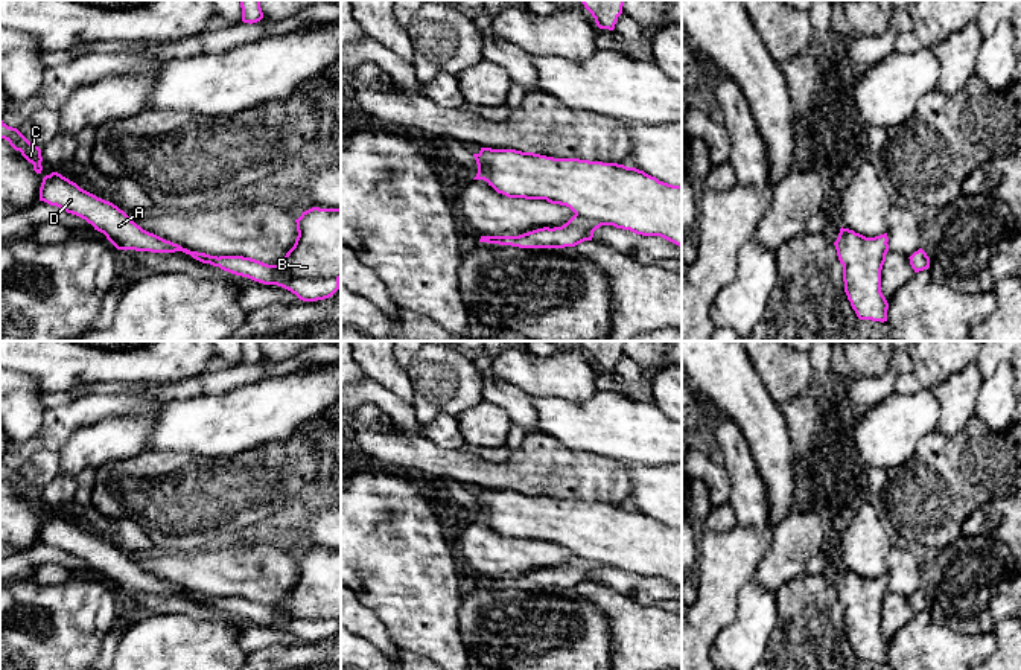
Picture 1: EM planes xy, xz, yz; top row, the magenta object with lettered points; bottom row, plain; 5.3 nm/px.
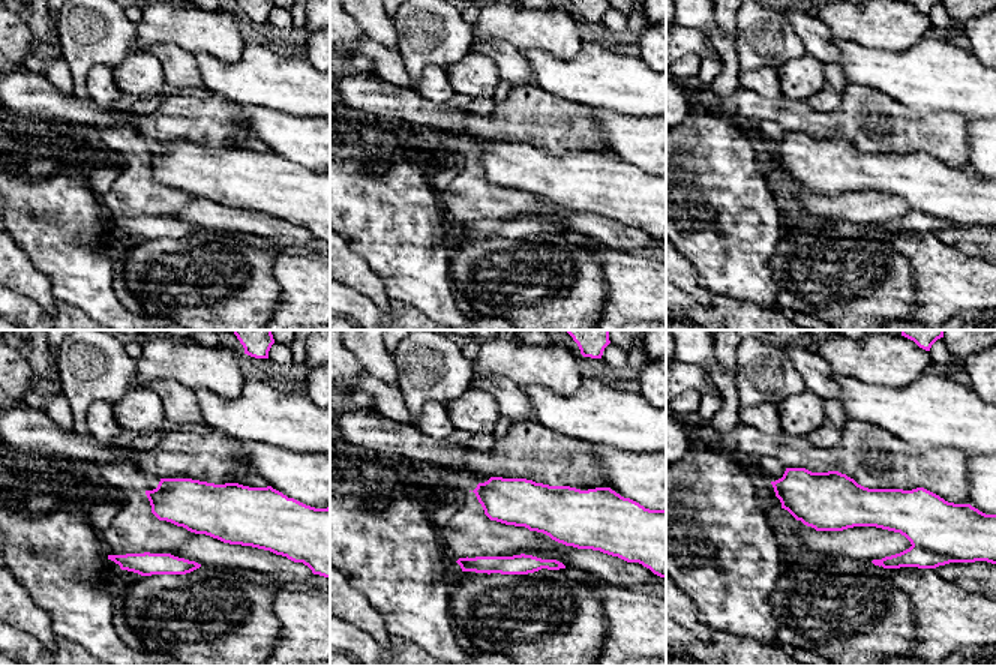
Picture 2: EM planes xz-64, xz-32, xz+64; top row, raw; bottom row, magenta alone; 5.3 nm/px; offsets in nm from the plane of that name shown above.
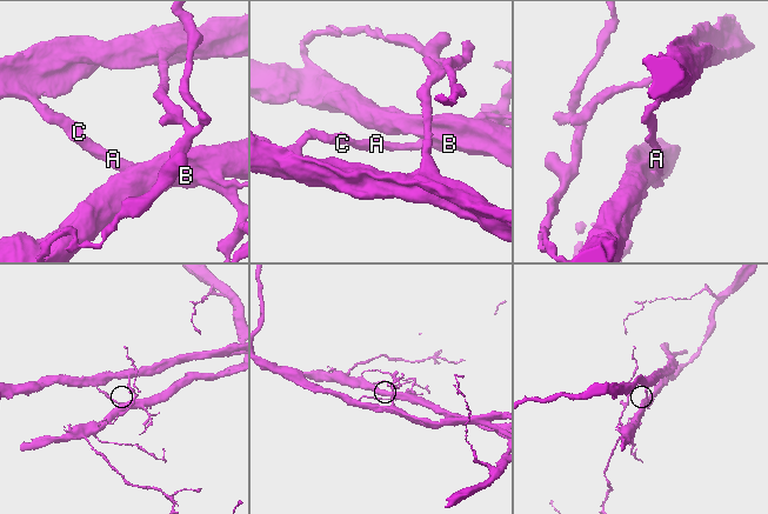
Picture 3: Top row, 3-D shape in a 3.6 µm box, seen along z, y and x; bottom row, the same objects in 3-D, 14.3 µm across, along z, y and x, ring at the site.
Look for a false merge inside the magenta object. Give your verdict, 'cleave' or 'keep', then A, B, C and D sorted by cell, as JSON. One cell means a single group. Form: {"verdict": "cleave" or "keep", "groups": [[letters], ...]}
{"verdict": "cleave", "groups": [["A", "C", "D"], ["B"]]}

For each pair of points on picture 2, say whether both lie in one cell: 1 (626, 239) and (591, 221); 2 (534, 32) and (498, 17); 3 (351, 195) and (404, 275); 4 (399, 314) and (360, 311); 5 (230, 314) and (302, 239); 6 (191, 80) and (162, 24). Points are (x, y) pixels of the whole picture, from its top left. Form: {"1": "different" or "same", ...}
{"1": "same", "2": "same", "3": "same", "4": "same", "5": "different", "6": "different"}

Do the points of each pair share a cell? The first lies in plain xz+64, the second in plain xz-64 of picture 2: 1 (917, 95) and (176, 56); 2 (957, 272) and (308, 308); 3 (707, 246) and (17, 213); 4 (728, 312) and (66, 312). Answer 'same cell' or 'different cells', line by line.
1: different cells
2: same cell
3: same cell
4: same cell

